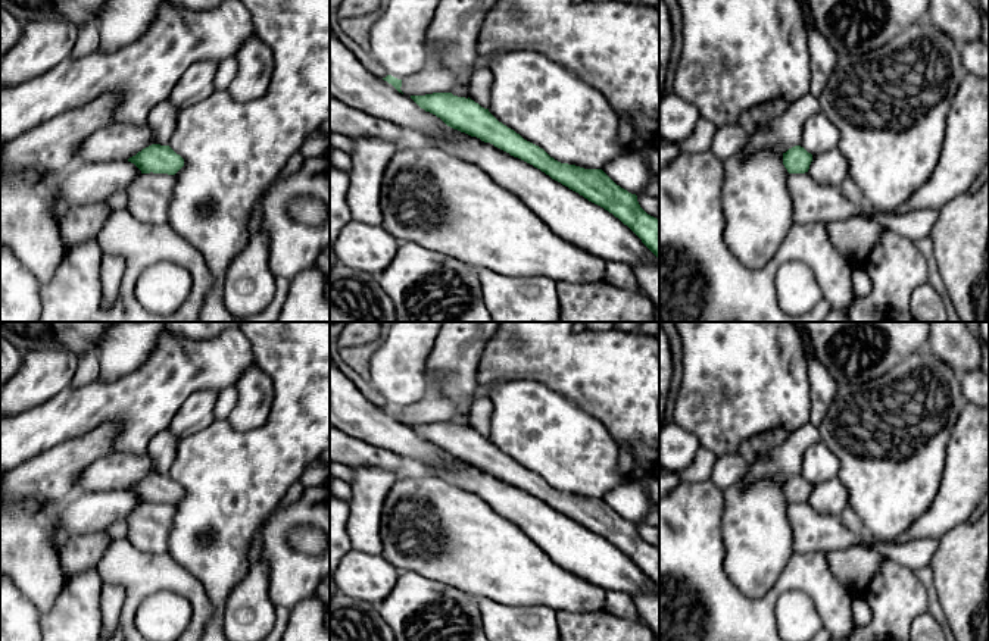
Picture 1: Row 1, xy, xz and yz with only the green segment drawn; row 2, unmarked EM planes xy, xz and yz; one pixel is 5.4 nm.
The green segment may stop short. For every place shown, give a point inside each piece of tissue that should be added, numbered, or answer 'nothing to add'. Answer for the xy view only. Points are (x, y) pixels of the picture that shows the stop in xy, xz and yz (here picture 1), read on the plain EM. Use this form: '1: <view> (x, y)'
nothing to add

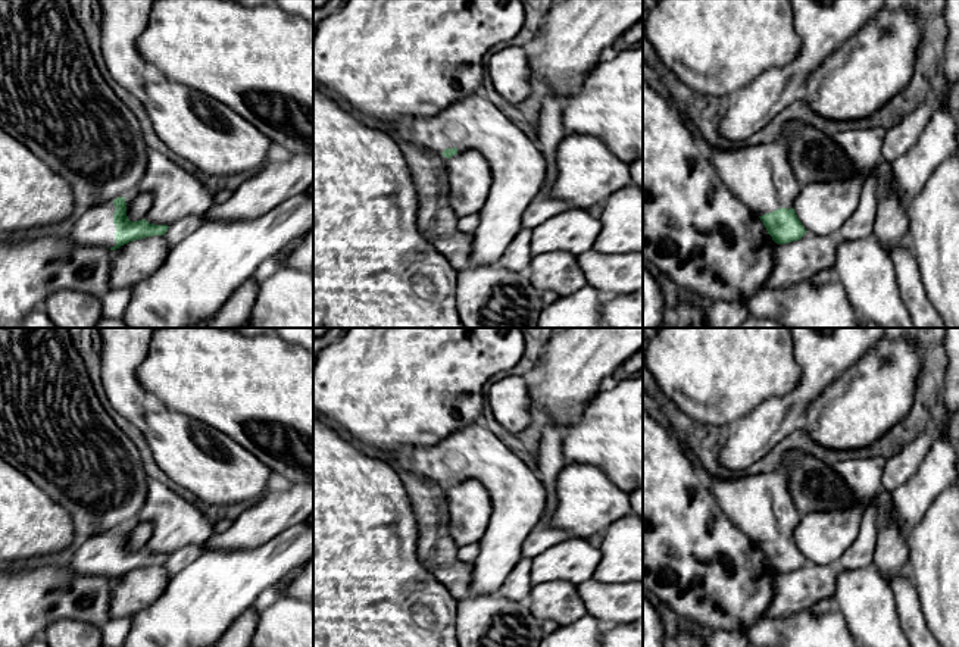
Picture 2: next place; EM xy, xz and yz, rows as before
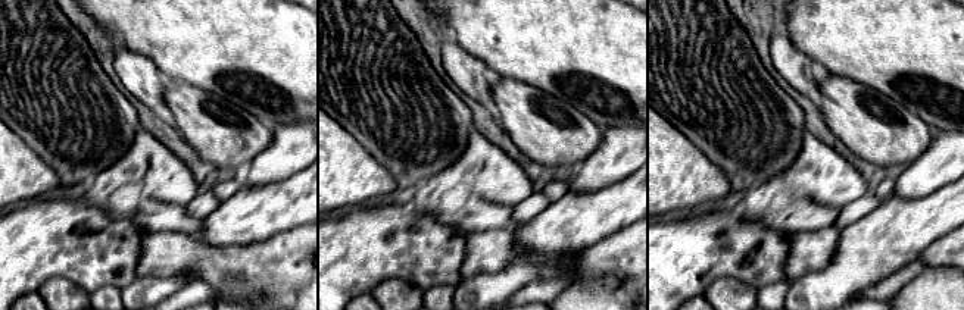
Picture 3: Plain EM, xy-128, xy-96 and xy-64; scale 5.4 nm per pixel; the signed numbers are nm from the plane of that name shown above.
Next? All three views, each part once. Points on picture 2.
1: xy (94, 556)

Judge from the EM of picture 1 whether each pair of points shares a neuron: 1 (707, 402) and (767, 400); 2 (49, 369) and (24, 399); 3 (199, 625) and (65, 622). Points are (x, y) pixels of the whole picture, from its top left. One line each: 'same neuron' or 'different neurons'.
1: same neuron
2: same neuron
3: same neuron

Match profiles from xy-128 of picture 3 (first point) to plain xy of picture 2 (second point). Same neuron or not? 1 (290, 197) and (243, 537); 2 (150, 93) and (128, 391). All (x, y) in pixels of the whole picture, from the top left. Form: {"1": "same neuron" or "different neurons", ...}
{"1": "different neurons", "2": "same neuron"}

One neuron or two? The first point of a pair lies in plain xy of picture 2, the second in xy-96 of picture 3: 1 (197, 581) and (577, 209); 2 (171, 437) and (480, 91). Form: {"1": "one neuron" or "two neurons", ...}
{"1": "one neuron", "2": "two neurons"}

